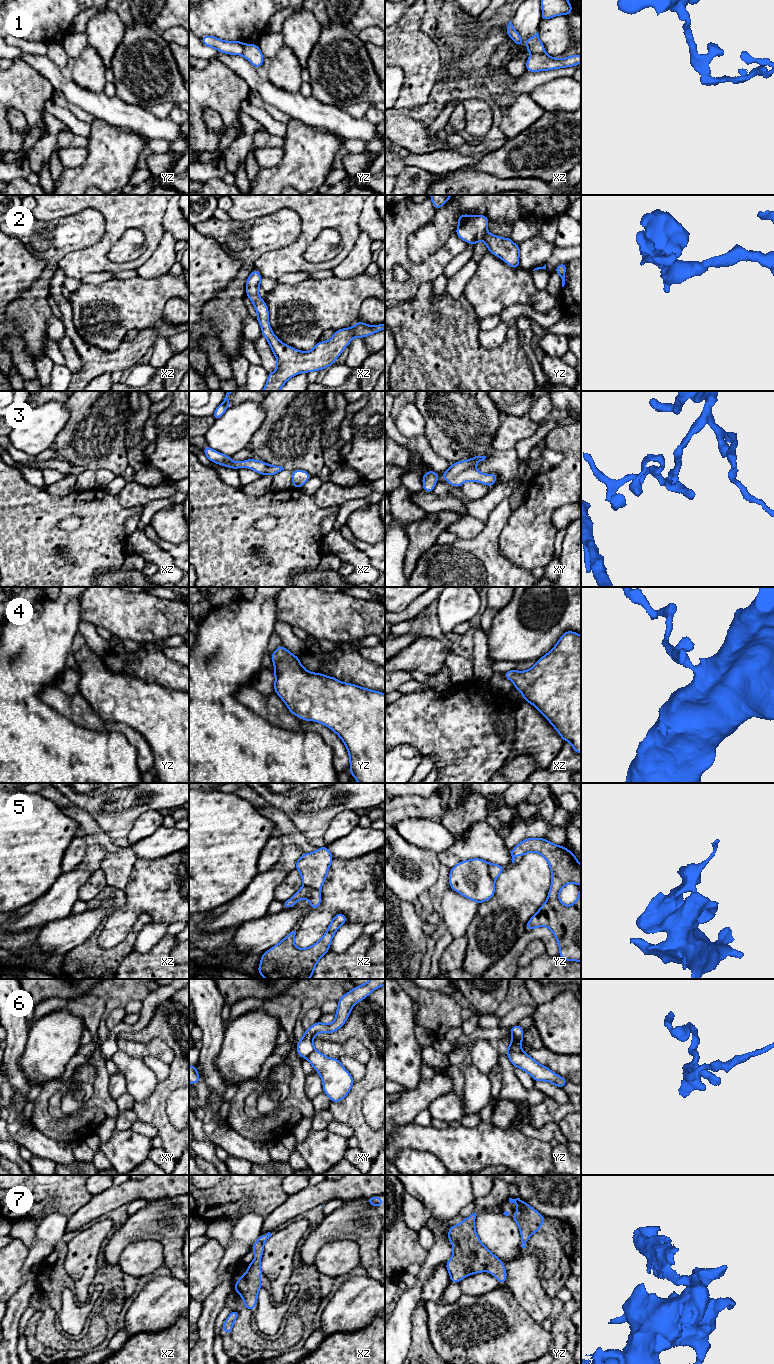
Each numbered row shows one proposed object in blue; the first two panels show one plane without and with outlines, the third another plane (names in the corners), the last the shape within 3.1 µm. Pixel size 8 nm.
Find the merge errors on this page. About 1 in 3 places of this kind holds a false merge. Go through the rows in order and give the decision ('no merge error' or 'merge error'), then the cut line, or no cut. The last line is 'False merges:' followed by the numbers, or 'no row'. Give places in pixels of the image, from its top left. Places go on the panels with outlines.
1: merge error; cut xz (544, 52), (534, 52), (531, 54)
2: no merge error; cut none
3: no merge error; cut none
4: no merge error; cut none
5: merge error; cut yz (488, 863), (488, 874), (493, 881)
6: merge error; cut yz (521, 1050), (506, 1052)
7: no merge error; cut none
False merges: 1, 5, 6

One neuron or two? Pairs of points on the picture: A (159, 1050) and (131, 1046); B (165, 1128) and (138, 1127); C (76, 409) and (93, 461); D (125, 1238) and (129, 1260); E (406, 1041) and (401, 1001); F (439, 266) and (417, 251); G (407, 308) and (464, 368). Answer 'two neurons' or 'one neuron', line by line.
A: one neuron
B: two neurons
C: one neuron
D: two neurons
E: one neuron
F: two neurons
G: one neuron

